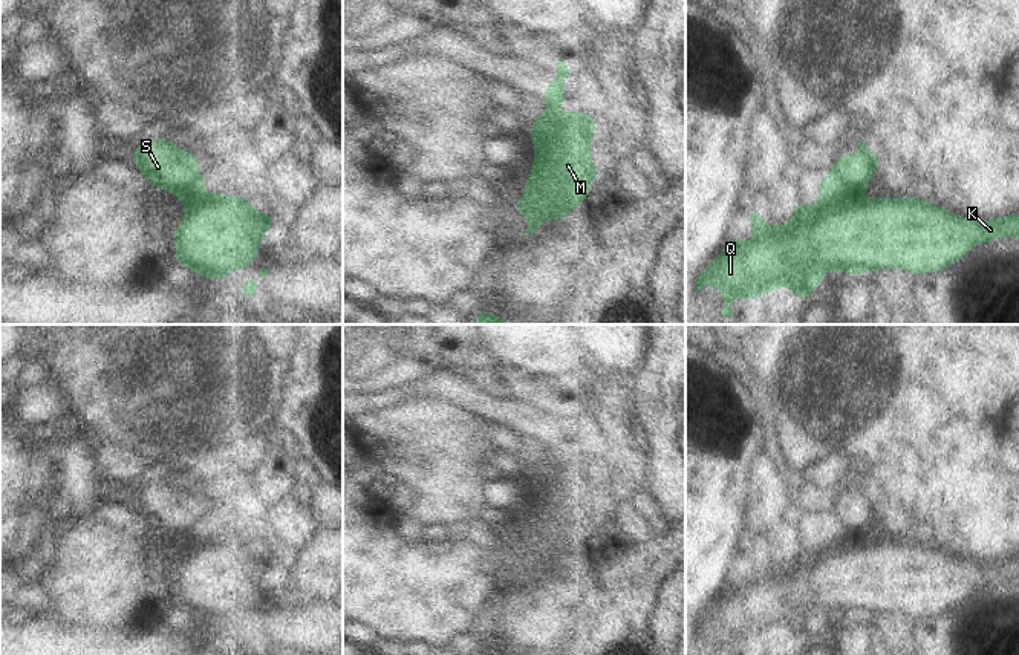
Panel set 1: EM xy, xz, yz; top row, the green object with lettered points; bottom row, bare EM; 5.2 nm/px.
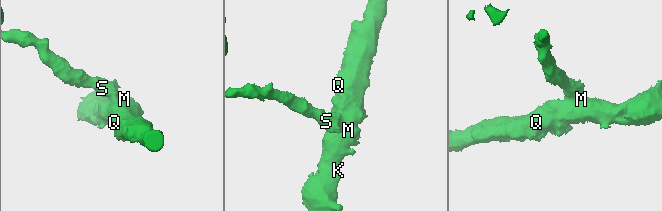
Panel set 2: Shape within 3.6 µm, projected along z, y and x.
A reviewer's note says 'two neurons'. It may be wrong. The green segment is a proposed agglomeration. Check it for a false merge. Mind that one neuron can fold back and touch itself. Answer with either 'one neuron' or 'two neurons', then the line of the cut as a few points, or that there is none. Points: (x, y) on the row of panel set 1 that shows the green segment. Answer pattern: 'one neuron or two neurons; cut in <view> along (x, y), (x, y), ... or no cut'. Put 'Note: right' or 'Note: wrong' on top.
Note: right
two neurons; cut in yz along (819, 192), (826, 192), (833, 202), (851, 201), (856, 196)

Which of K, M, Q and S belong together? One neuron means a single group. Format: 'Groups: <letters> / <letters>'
Groups: K M Q / S

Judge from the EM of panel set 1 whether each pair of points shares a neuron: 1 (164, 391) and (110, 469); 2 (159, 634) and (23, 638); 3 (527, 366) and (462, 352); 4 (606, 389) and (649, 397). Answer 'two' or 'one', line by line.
1: two
2: one
3: two
4: two

